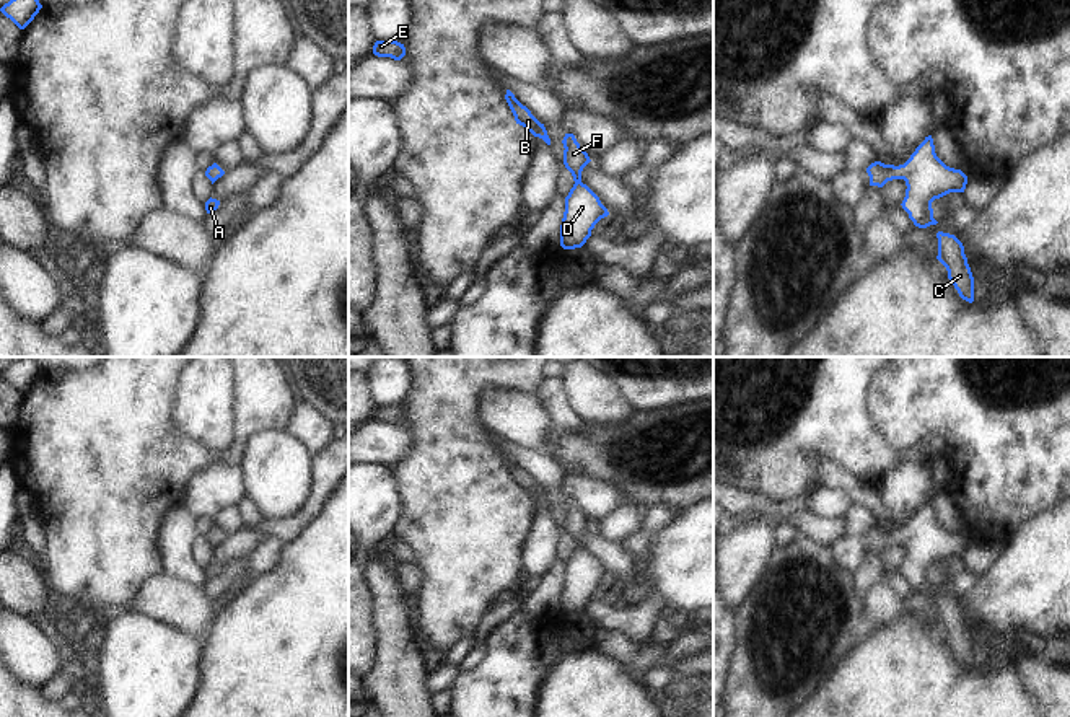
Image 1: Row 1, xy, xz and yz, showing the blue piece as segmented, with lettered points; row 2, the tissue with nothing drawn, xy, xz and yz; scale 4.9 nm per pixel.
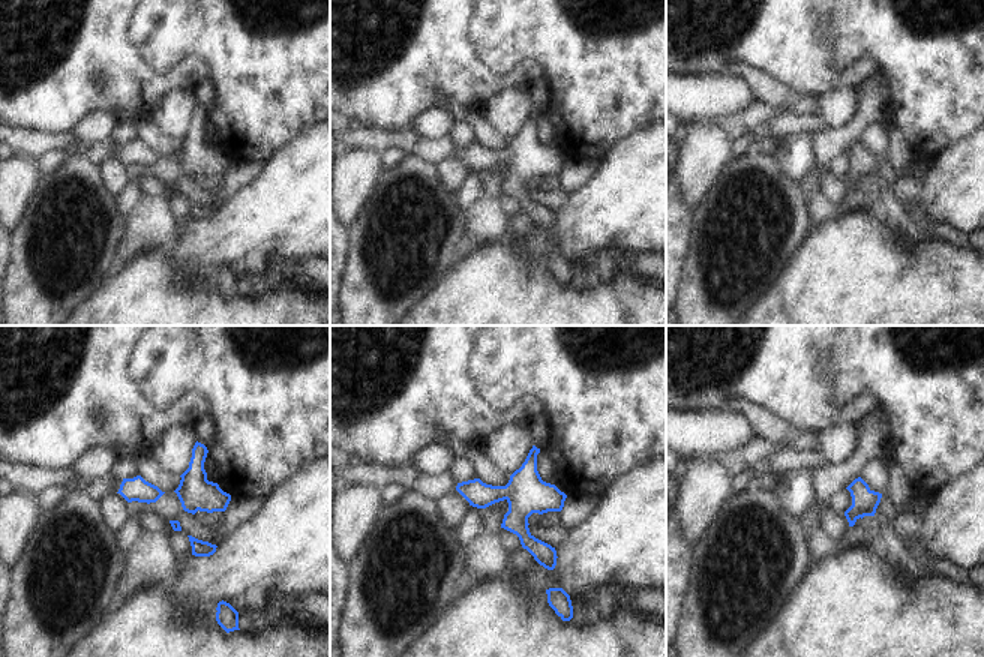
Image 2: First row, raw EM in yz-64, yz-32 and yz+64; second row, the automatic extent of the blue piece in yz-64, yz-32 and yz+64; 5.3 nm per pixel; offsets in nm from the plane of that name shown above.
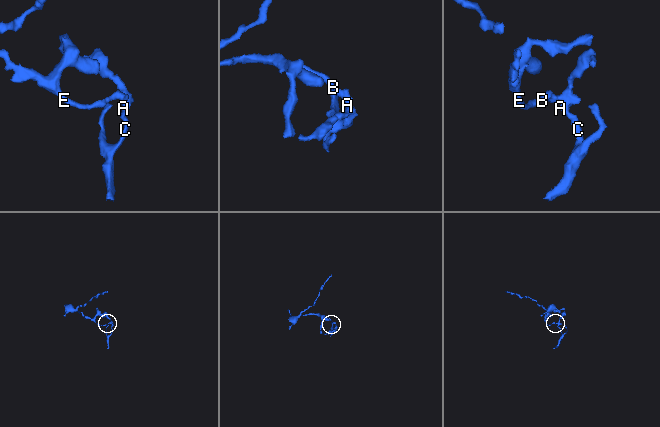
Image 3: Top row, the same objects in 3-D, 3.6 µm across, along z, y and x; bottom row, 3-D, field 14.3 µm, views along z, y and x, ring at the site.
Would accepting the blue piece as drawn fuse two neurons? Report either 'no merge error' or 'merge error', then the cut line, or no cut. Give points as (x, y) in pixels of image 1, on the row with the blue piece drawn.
no merge error | no cut

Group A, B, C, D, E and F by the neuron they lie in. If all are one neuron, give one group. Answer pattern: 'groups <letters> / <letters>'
groups A B C D E F

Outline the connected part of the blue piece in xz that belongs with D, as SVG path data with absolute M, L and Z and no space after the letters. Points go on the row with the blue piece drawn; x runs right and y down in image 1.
M565 134L564 165L573 176L573 187L565 197L565 212L560 225L560 246L564 249L581 248L591 236L594 225L609 215L599 197L581 183L581 171L591 161L573 134Z

